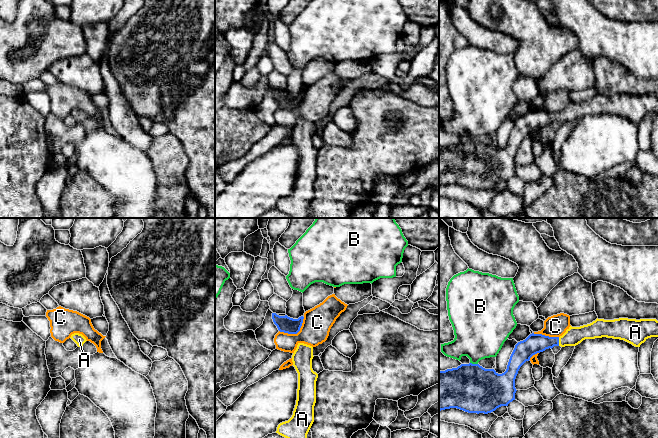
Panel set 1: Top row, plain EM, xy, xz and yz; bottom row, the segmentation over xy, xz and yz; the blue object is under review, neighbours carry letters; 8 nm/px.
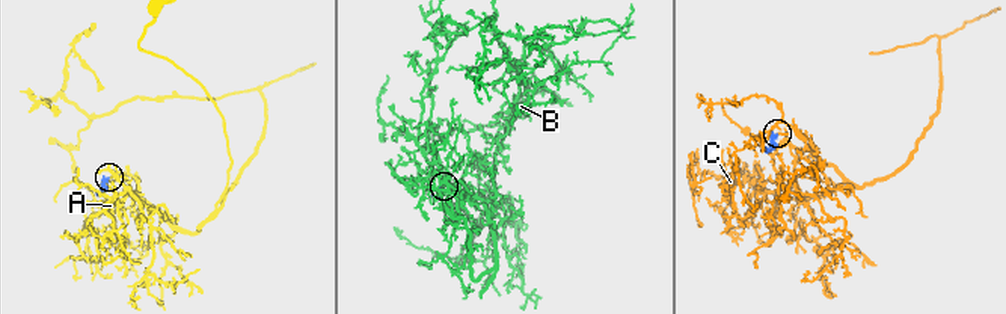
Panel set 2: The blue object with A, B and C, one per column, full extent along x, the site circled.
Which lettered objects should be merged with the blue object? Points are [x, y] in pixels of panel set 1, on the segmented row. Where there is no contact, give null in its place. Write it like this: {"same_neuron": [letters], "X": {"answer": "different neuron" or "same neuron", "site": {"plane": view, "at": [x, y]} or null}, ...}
{"same_neuron": ["A"], "A": {"answer": "same neuron", "site": {"plane": "yz", "at": [558, 341]}}, "B": {"answer": "different neuron", "site": {"plane": "yz", "at": [474, 364]}}, "C": {"answer": "different neuron", "site": {"plane": "xz", "at": [295, 333]}}}

